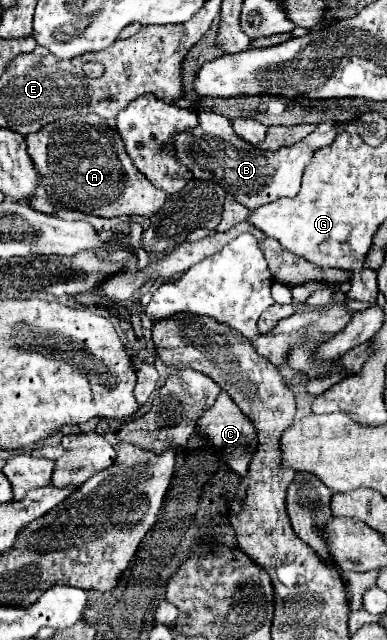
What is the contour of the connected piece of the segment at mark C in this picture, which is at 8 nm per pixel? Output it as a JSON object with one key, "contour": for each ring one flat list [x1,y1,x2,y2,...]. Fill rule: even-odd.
{"contour":[[220,392,214,406,208,408,202,418,198,420,198,430,210,440,210,446,224,458,224,462,234,470,238,472,240,476,246,476,248,474,248,466,250,466,250,460,252,456,256,454,256,436,258,436,258,430,254,428,254,422,248,420,248,416,236,406,236,402,230,398,228,392]]}

